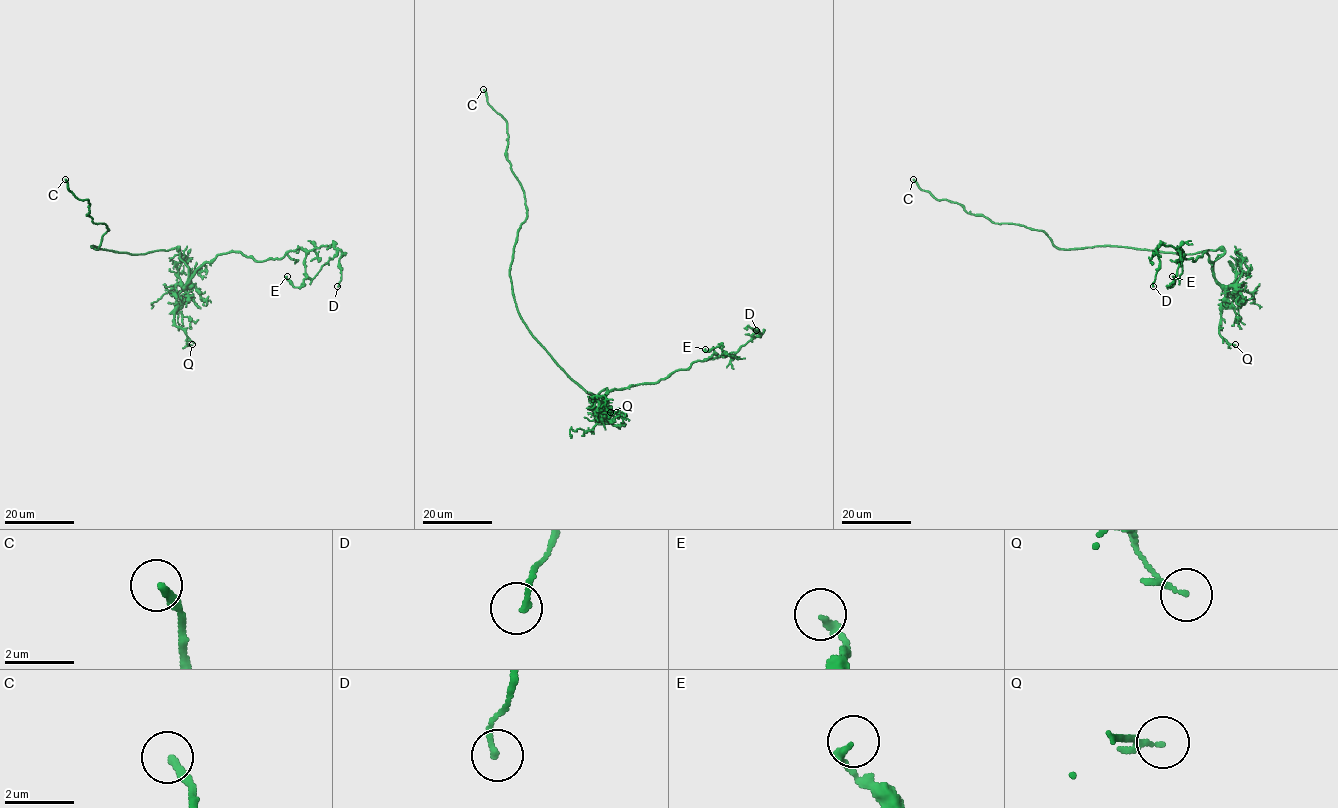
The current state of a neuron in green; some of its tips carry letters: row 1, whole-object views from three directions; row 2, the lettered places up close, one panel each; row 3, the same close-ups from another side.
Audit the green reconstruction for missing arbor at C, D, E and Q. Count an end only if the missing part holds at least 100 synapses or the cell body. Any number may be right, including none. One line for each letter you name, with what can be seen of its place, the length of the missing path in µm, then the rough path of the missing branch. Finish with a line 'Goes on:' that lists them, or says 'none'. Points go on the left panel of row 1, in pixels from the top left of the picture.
C: Place: (65, 179). Missing length about 40 µm. Course of what is missing: (65, 179), (56, 170), (32, 171), (25, 164), (36, 163), (44, 155), (61, 121)
Goes on: C

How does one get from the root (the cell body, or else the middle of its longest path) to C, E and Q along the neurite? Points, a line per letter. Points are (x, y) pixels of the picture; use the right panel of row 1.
C: (1183, 254), (1111, 245), (1063, 250), (1040, 230), (995, 223), (968, 213), (956, 203), (937, 200), (913, 179)
E: (1183, 254), (1224, 251), (1211, 266), (1214, 279), (1206, 251), (1193, 261), (1180, 249), (1172, 276)
Q: (1183, 254), (1224, 251), (1211, 271), (1221, 284), (1235, 285), (1224, 299), (1219, 324), (1219, 334), (1235, 344)

